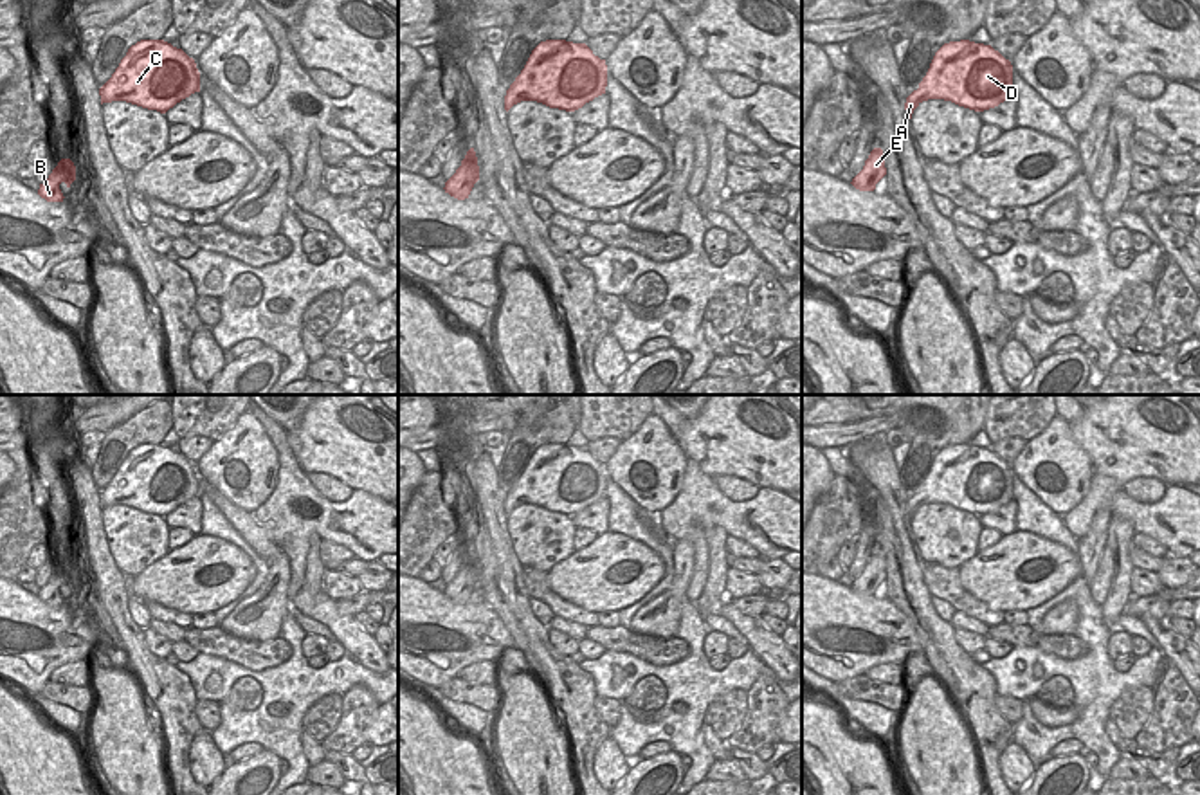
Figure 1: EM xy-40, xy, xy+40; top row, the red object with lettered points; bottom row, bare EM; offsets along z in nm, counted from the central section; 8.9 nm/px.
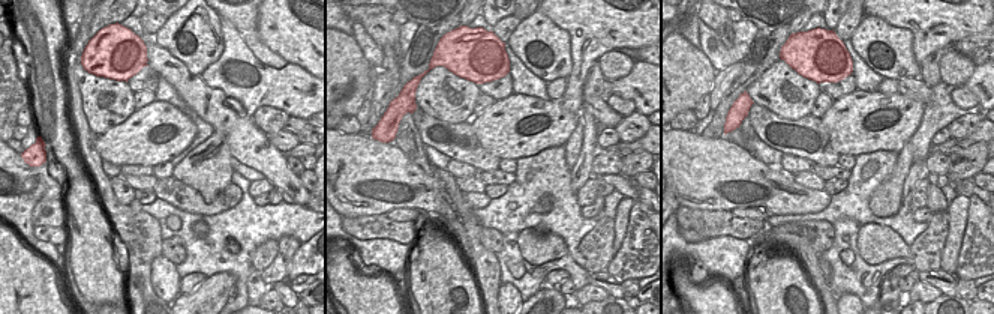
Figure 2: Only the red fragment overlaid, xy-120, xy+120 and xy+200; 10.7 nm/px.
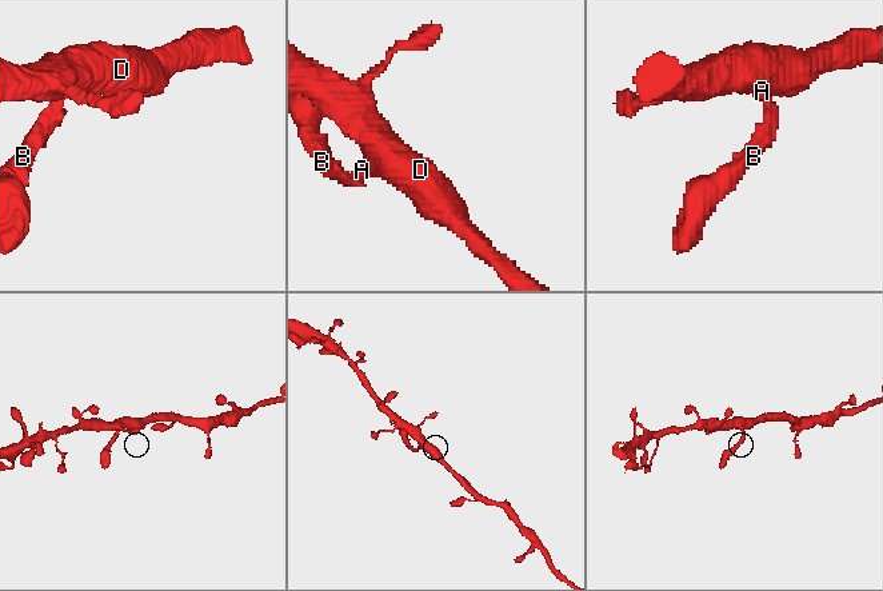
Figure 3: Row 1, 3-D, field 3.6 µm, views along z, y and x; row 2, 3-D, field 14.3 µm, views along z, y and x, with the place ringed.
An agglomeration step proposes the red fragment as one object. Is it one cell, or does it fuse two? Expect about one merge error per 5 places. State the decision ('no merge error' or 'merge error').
no merge error

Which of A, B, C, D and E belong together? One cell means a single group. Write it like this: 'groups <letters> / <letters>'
groups A B C D E

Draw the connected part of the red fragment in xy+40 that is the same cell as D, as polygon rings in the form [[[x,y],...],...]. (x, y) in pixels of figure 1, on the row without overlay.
[[[969,443],[944,447],[933,460],[919,492],[905,507],[910,523],[928,503],[944,503],[984,516],[1013,499],[1013,469],[991,449]]]

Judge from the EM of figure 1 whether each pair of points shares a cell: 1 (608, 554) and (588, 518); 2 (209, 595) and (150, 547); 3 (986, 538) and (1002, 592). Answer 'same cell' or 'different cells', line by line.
1: different cells
2: different cells
3: different cells

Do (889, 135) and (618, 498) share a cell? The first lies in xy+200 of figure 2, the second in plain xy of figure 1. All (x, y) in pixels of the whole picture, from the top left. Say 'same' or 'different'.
different

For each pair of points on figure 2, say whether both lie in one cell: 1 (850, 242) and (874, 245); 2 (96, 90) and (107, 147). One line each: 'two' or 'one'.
1: two
2: two

